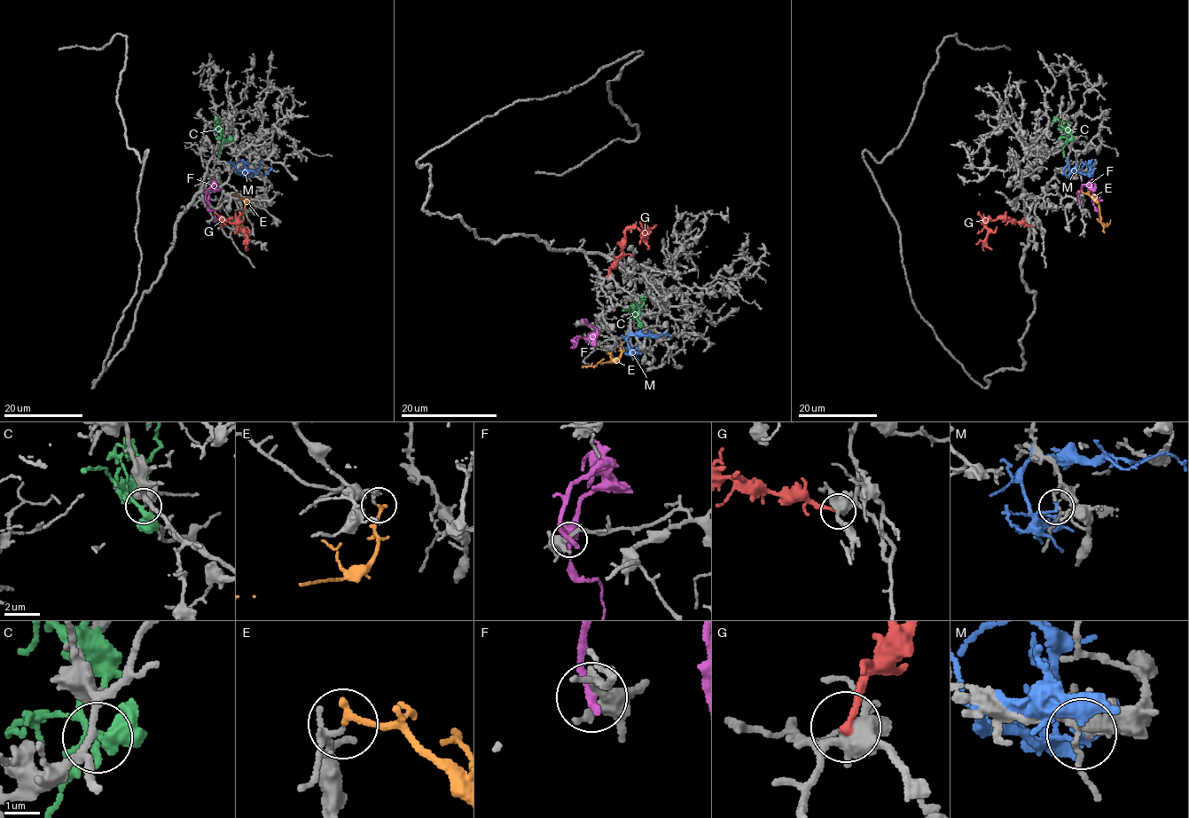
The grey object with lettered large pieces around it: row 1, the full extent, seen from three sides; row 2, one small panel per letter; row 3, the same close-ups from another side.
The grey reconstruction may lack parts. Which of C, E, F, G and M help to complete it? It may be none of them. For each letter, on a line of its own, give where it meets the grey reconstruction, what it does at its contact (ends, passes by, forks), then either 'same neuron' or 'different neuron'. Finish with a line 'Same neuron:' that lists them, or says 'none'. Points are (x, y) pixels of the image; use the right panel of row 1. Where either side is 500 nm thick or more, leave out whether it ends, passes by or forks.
C: meets grey at (1068, 139); it passes by; different neuron
E: meets grey at (1082, 193); it ends there; same neuron
F: meets grey at (1079, 201); it ends there; different neuron
G: meets grey at (1031, 226); it ends there; different neuron
M: meets grey at (1084, 174); it ends there; different neuron
Same neuron: E

